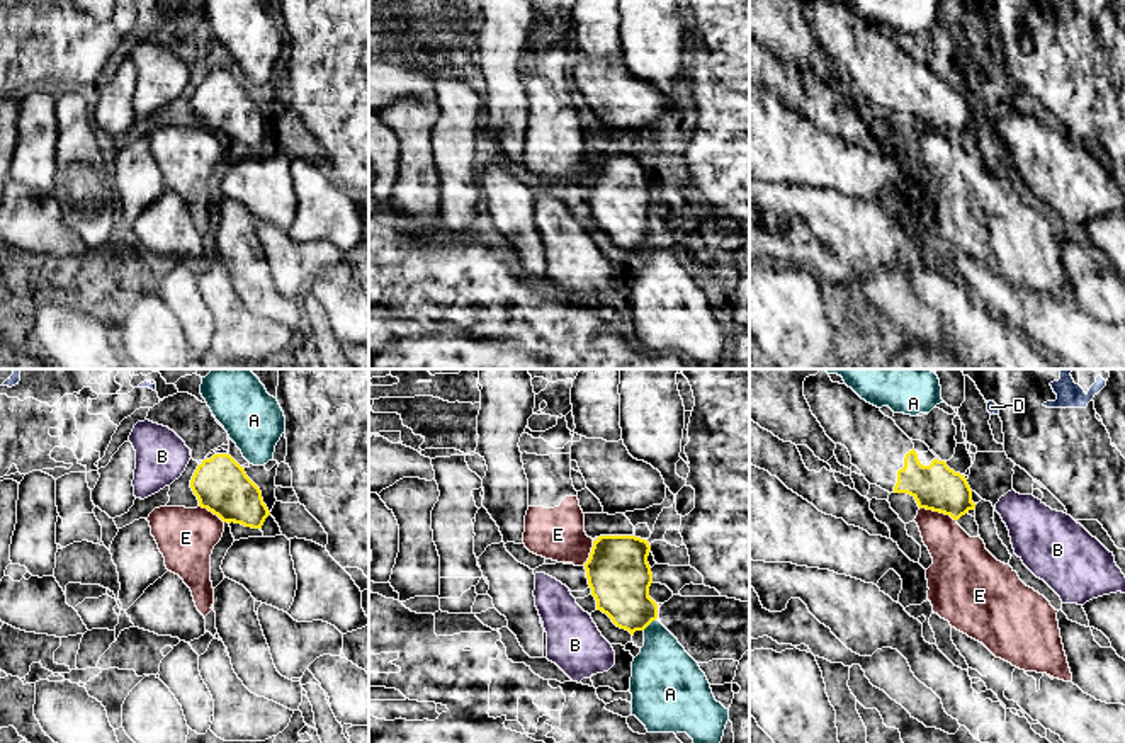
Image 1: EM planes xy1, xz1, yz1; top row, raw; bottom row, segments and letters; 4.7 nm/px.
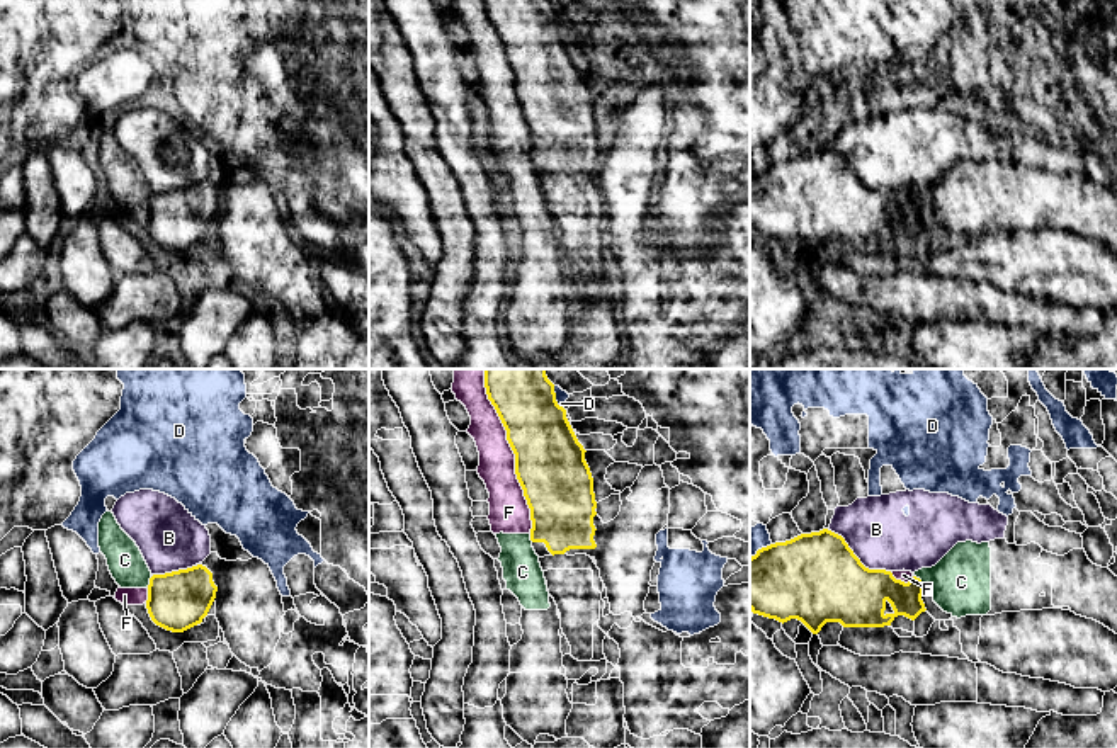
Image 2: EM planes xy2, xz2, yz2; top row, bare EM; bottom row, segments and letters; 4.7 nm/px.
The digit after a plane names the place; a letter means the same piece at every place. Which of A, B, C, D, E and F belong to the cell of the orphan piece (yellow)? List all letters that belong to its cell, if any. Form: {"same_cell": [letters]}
{"same_cell": []}

